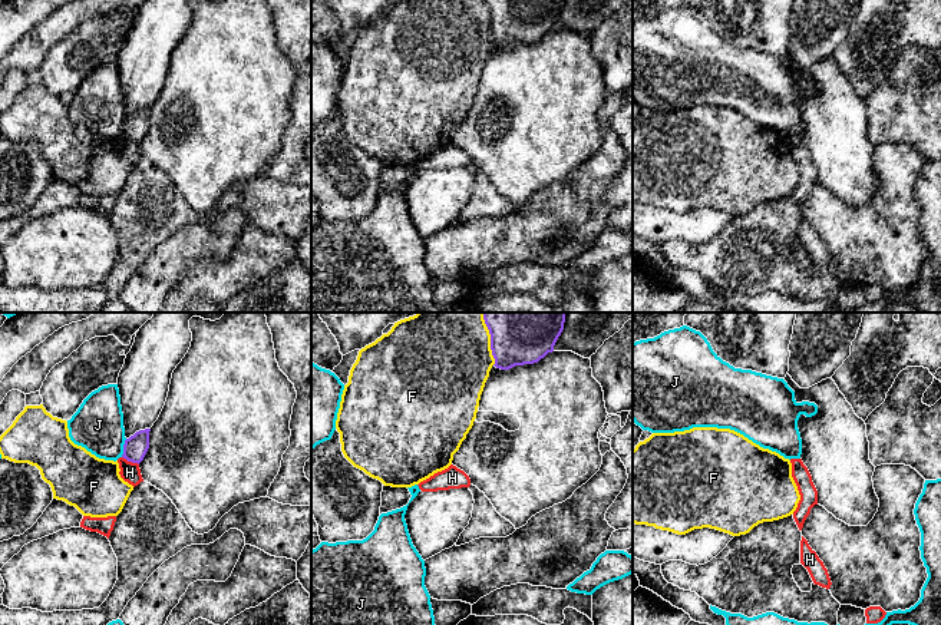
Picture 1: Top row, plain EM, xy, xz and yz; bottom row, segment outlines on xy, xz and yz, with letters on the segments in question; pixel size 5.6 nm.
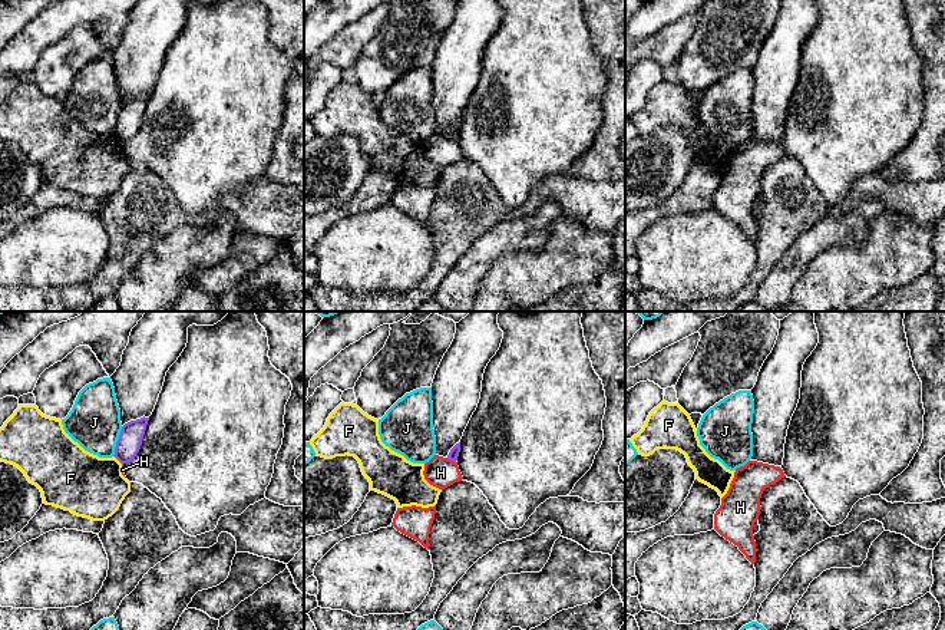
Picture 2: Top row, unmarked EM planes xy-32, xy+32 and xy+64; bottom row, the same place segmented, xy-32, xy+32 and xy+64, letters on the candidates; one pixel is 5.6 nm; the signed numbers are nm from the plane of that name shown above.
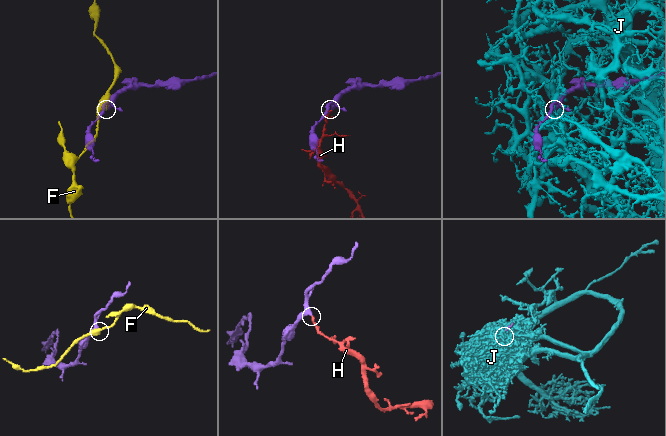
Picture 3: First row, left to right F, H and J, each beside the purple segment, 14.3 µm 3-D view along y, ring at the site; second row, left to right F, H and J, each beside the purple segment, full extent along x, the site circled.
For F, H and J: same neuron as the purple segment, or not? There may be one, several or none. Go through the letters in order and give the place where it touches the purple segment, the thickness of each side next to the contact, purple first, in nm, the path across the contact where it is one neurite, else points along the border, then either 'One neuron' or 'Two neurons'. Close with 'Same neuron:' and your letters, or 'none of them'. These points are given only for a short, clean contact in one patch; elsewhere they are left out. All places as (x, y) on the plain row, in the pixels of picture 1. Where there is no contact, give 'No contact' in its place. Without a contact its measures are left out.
F: Touches purple at xz (491, 22). Thickness 260 nm (purple) against 440 nm. Two neurons
H: Touches purple at xy (131, 139). Thickness 140 nm (purple) against 110 nm. Boundary: xy (122, 135), (138, 144). Two neurons
J: Touches purple at xy (124, 126). Thickness 140 nm (purple) against 280 nm. Two neurons
Same neuron: none of them

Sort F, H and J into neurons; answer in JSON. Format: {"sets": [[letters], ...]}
{"sets": [["F"], ["H"], ["J"]]}

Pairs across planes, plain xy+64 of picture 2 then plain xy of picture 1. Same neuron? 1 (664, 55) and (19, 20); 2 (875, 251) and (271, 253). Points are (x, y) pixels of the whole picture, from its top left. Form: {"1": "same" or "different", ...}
{"1": "different", "2": "same"}

